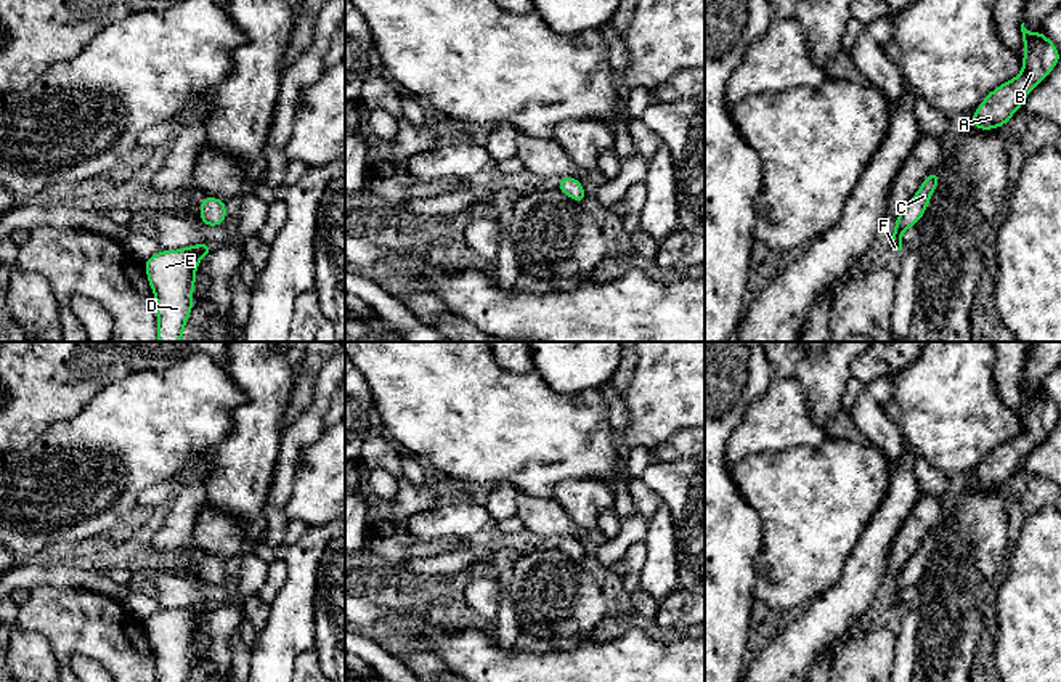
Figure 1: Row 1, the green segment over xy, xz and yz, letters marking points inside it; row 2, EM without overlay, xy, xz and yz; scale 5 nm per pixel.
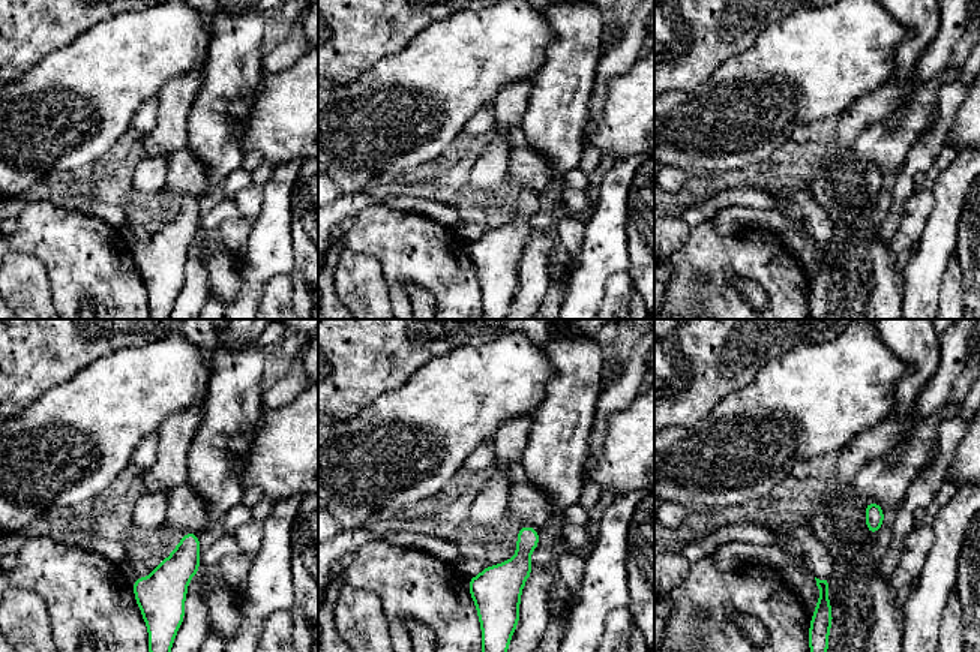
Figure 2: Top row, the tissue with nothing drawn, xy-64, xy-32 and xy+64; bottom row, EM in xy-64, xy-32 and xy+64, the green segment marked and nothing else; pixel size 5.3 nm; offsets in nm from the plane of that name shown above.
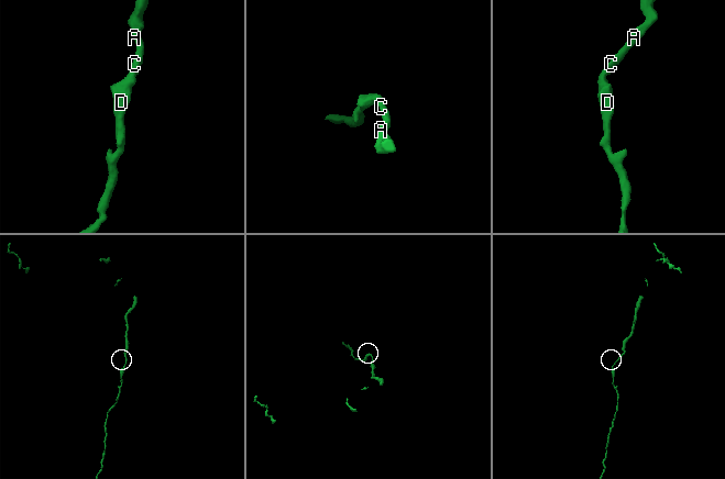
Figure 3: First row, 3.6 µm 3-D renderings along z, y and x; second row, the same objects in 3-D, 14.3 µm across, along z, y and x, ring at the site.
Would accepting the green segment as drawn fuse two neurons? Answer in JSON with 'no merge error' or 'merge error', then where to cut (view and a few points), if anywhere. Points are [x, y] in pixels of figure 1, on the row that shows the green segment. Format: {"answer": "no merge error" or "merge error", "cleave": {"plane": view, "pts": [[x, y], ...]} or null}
{"answer": "no merge error", "cleave": null}

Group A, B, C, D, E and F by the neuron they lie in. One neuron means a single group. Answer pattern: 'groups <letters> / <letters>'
groups A B C D E F

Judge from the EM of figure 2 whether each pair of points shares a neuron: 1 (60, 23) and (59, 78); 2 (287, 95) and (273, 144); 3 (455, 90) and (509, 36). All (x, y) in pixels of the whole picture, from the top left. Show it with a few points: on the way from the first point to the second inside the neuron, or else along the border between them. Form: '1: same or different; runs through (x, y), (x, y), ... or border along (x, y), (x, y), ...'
1: different; border along (89, 29), (66, 45), (48, 53), (30, 69)
2: same; runs through (287, 107), (287, 122), (279, 132)
3: same; runs through (470, 75), (480, 74), (485, 69), (494, 51)

